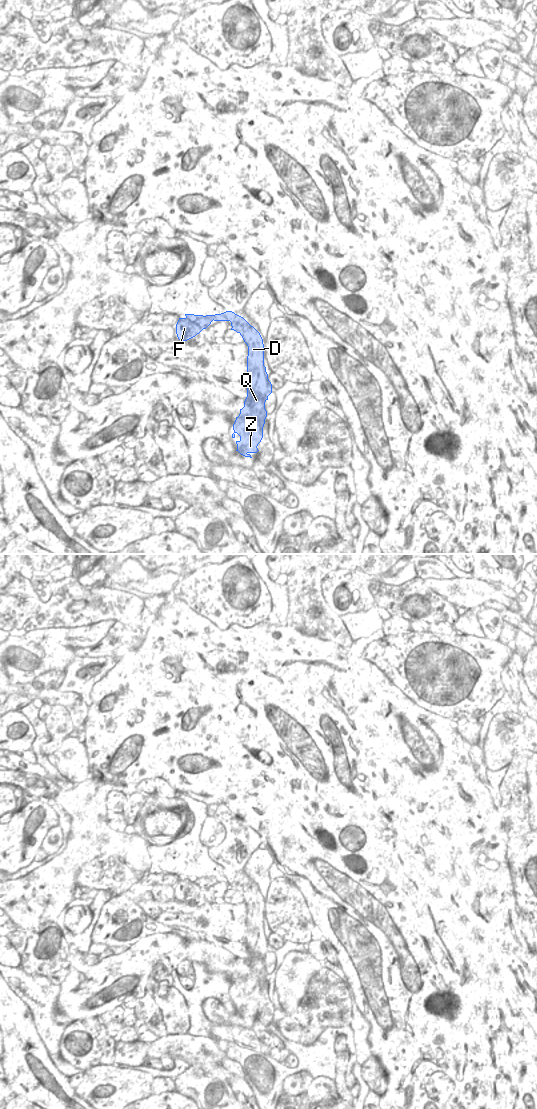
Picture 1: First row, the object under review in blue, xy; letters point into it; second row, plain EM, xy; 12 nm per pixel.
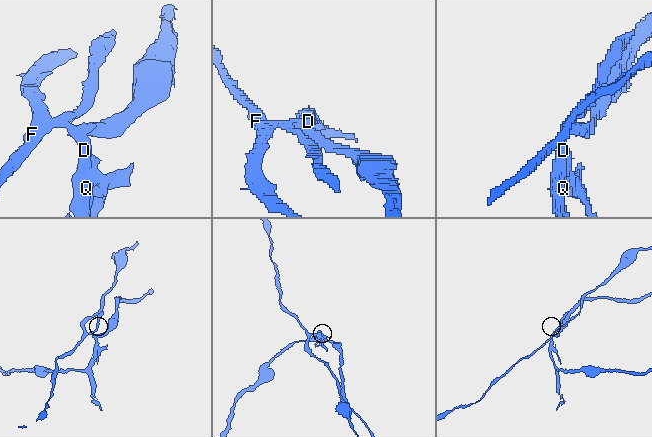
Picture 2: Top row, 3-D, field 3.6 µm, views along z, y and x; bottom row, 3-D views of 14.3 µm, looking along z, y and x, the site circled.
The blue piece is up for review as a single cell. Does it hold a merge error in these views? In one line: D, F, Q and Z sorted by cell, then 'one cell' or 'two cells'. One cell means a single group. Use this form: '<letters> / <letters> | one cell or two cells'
D Q Z / F | two cells

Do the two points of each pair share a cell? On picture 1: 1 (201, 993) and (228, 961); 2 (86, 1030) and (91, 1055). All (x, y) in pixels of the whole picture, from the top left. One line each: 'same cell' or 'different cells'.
1: same cell
2: same cell

